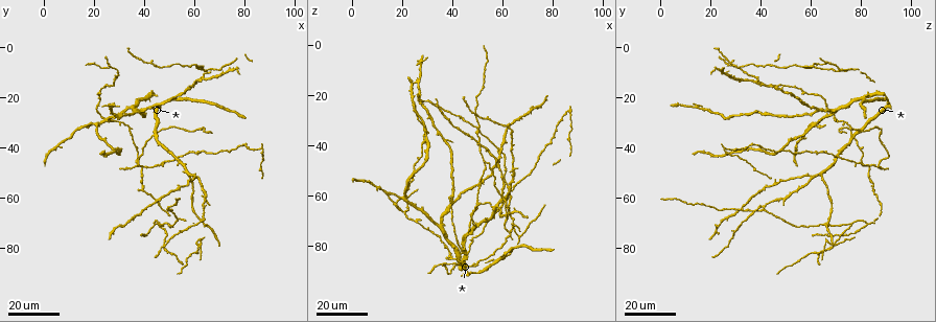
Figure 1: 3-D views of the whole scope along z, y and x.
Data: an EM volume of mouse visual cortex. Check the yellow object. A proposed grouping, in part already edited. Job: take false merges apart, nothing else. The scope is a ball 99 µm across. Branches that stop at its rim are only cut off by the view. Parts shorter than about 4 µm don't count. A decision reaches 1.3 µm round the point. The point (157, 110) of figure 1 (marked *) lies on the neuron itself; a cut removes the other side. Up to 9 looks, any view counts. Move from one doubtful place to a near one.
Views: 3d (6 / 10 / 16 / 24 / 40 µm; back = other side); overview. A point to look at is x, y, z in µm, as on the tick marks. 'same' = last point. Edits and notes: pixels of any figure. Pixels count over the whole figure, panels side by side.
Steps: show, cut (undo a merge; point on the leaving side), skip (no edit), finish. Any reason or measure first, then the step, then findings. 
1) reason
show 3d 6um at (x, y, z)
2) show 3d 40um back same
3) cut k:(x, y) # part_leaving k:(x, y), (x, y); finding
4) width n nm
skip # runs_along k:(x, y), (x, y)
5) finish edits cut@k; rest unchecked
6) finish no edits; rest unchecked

thin arm on a thick one
show 3d 16um at (53, 43, 70)

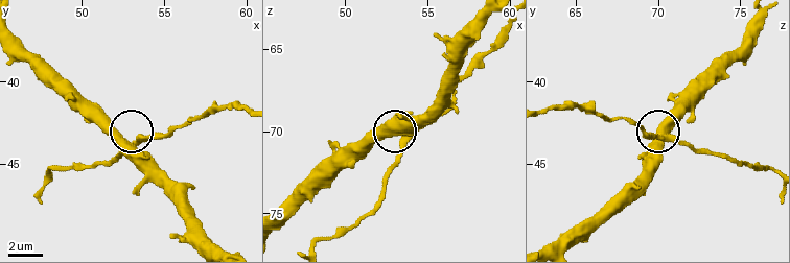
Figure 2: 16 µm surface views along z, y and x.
zoom in
show 3d 10um at (53.1, 44.0, 69.9)

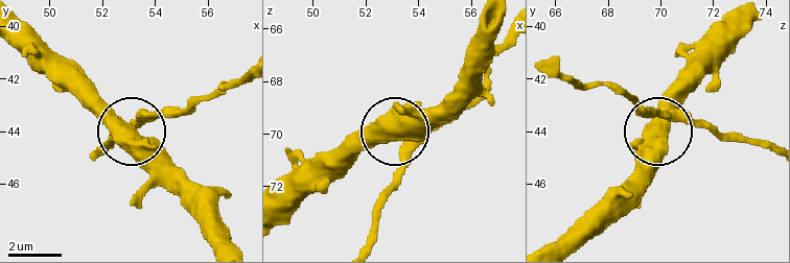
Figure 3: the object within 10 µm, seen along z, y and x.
skip # runs_along 3:(284, 218), (351, 158), (390, 135), (398, 151), (398, 189); one neuron here

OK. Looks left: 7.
a fork
show 3d 16um at (62, 77, 66)

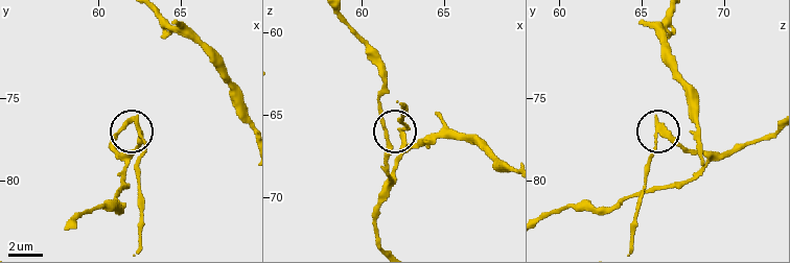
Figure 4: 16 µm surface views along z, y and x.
show 3d 10um at (62.5, 77.1, 66.0)

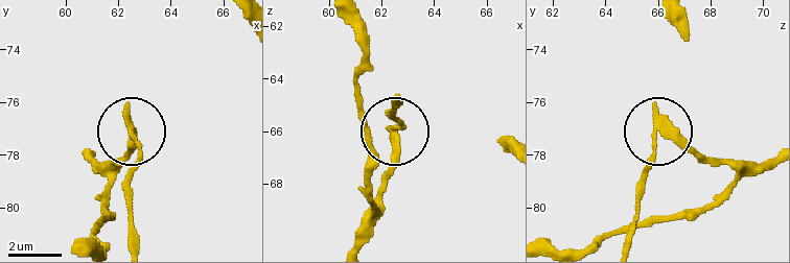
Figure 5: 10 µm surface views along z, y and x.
arms 3
cut 5:(129, 175) # part_leaving 5:(133, 139), (131, 244); two neurons meet here

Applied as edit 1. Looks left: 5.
sudden change in width
show 3d 16um at (87, 49, 39)

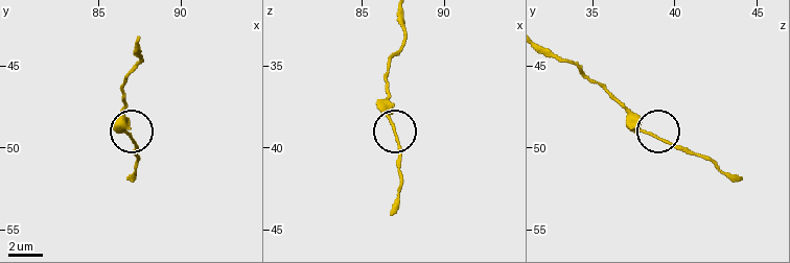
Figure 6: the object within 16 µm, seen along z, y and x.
show 3d 6um at (86.7, 49.2, 38.5)

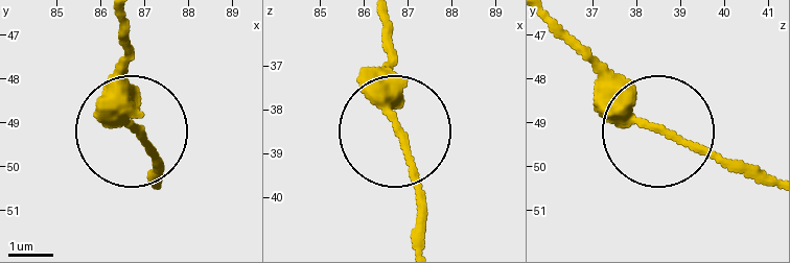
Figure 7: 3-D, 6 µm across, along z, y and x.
from behind
show 3d 6um back at (86.75, 49.10, 38.45)

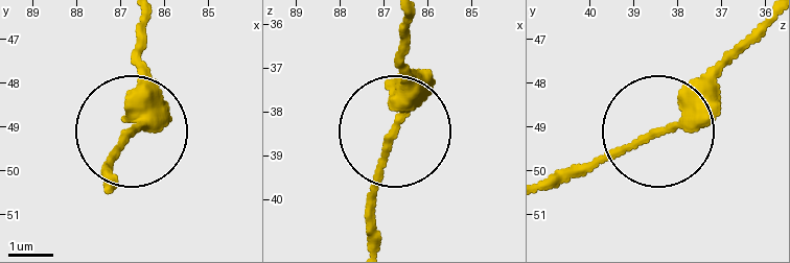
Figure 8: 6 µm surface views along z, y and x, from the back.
skip # runs_along 8:(404, 17), (404, 106), (371, 226); continuous, no second neuron

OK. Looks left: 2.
show 3d 16um at (50, 65, 35)

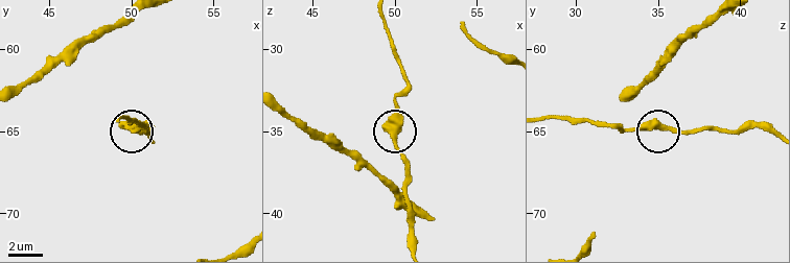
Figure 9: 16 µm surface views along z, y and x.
show 3d 10um at (50.1, 64.8, 35.2)

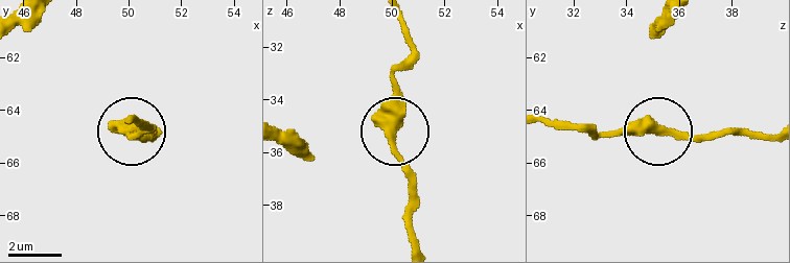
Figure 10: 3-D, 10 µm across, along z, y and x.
skip # continuous, no second neuron

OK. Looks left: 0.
finish edits cut@5; rest unchecked

